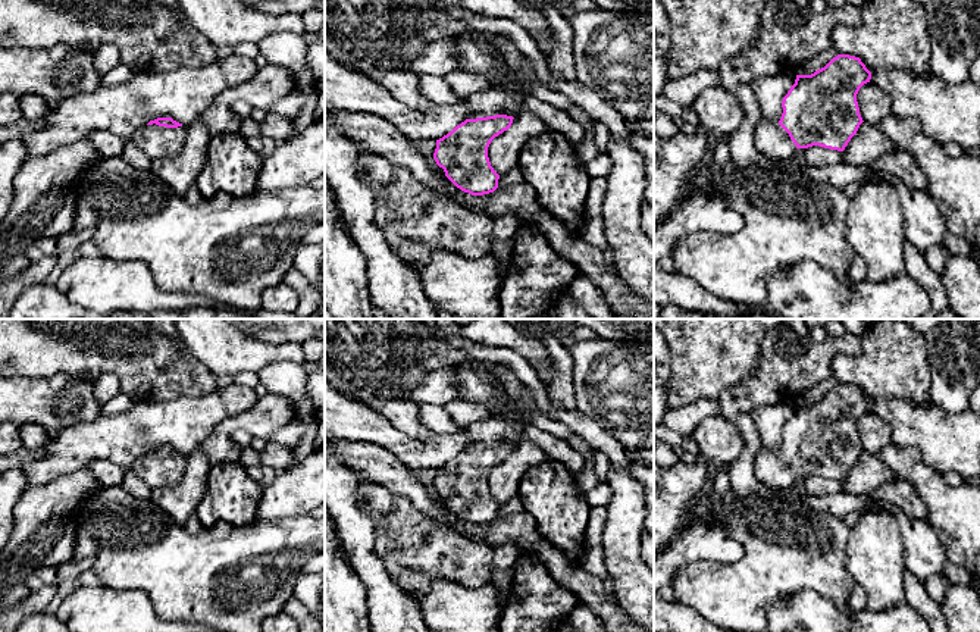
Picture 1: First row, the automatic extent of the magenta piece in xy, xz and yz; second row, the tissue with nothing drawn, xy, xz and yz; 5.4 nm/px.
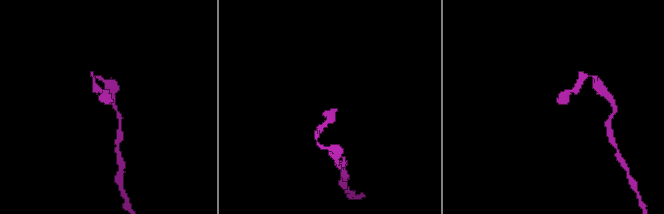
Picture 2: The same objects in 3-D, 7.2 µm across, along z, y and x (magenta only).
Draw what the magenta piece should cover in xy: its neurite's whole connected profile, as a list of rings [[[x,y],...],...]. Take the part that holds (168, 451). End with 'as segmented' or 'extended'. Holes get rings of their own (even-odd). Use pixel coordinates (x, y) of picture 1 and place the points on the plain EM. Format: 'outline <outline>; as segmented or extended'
outline [[[157,447],[140,456],[131,470],[151,489],[176,485],[185,472],[187,456],[172,447]]]; extended

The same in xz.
outline [[[513,400],[489,416],[464,428],[469,447],[436,469],[433,488],[461,520],[483,525],[498,517],[500,504],[491,495],[488,476],[507,460],[523,434],[523,422]]]; extended

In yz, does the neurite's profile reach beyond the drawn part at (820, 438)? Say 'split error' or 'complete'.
split error

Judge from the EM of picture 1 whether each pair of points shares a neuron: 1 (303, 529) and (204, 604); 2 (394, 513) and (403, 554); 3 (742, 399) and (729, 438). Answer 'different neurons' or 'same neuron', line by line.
1: same neuron
2: same neuron
3: different neurons

